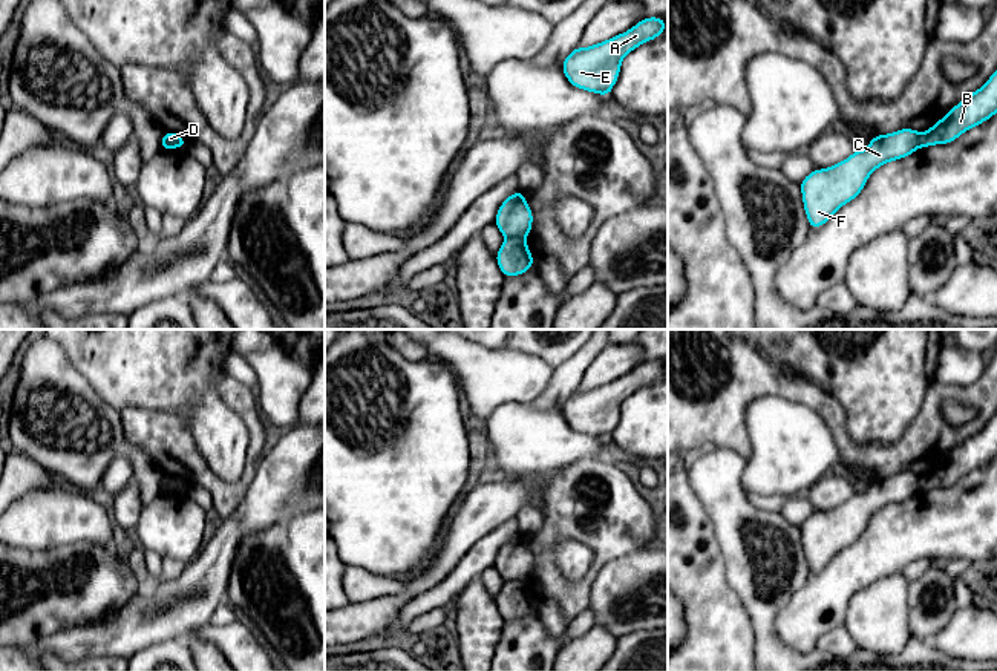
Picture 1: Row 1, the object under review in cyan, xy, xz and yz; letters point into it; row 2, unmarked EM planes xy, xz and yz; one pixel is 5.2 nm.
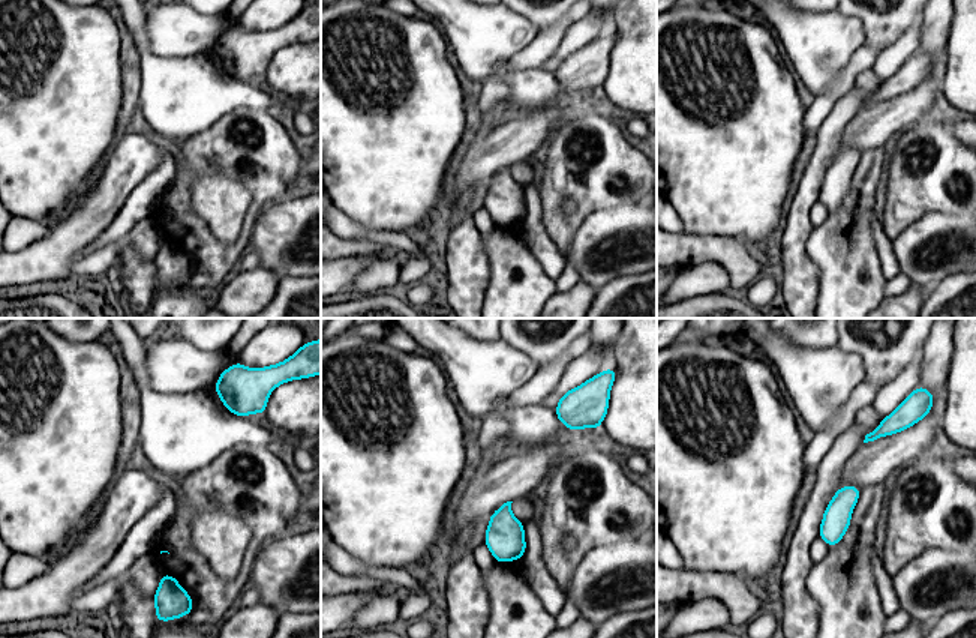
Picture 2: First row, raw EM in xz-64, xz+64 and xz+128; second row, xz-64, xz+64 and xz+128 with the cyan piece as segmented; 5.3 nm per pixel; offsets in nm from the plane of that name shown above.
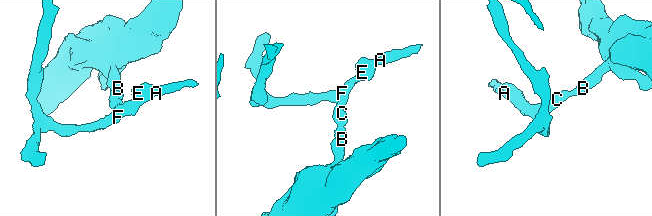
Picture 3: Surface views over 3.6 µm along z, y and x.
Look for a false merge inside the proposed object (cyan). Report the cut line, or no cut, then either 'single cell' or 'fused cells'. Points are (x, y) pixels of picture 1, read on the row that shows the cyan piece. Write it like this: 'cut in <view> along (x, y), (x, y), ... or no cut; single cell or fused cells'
cut in xz along (506, 236), (519, 236), (523, 239); fused cells

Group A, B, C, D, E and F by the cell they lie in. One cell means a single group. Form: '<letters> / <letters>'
A C D E F / B

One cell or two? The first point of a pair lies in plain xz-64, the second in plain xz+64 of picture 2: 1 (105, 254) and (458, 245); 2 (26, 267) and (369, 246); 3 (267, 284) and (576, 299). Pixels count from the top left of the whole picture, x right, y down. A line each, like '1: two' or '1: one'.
1: two
2: two
3: one

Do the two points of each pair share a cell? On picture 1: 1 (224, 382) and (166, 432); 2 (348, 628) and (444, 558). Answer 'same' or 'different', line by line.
1: same
2: same

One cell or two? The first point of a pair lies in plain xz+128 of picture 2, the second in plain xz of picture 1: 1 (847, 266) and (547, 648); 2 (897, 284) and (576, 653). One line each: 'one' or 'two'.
1: one
2: two

